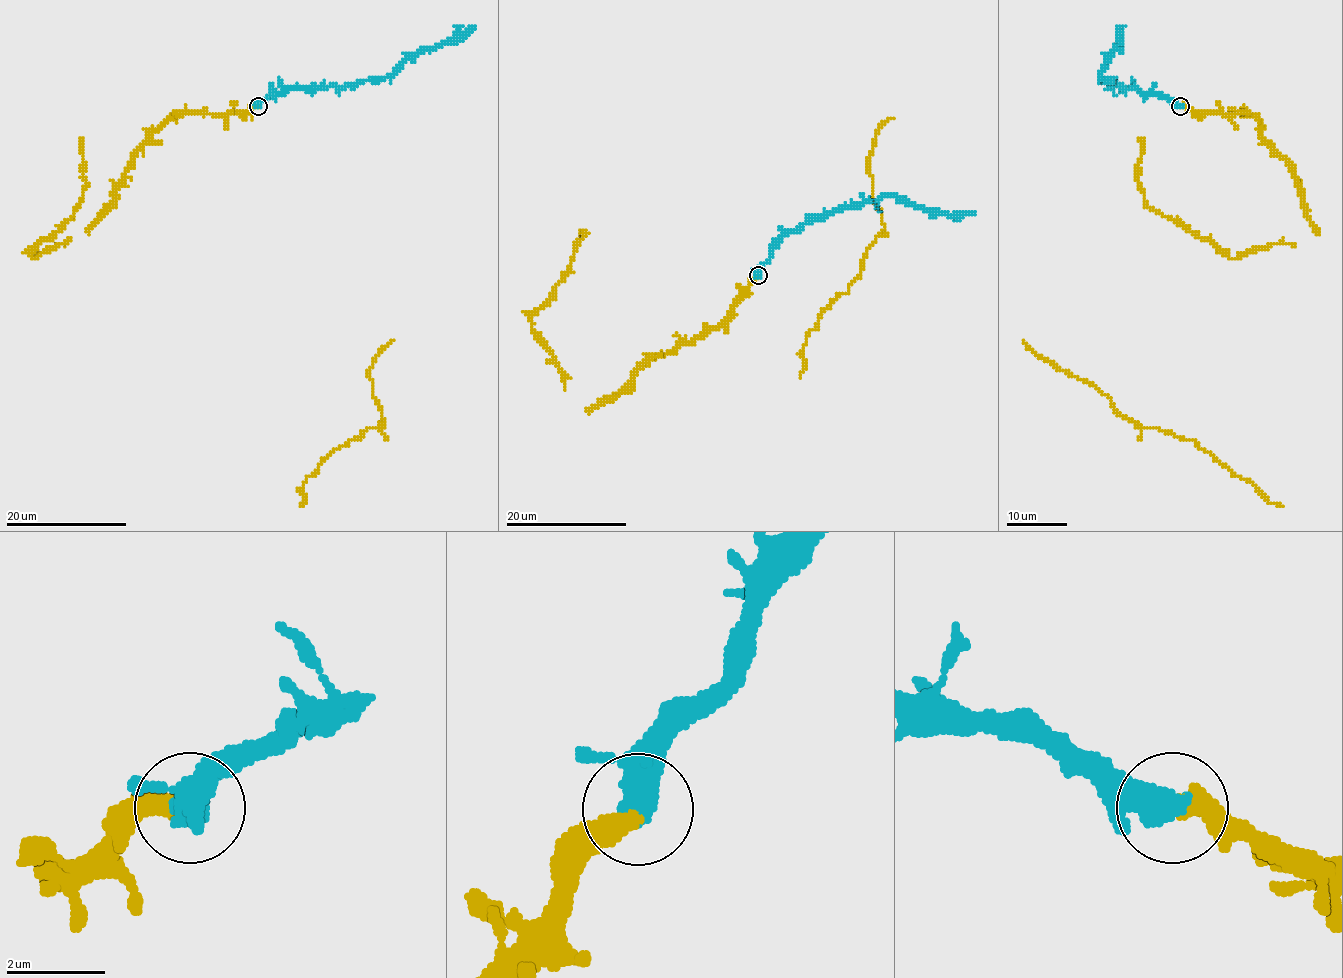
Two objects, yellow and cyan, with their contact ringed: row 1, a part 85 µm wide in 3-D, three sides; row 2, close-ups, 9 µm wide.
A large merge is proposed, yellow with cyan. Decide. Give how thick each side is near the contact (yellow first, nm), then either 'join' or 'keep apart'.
calibres 440 and 440 nm; join

